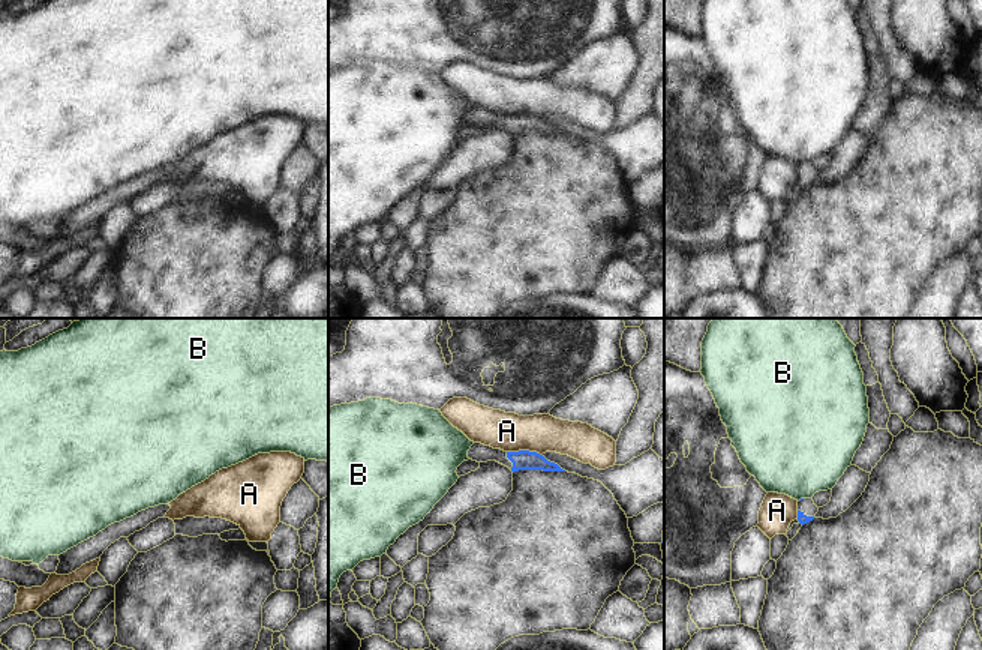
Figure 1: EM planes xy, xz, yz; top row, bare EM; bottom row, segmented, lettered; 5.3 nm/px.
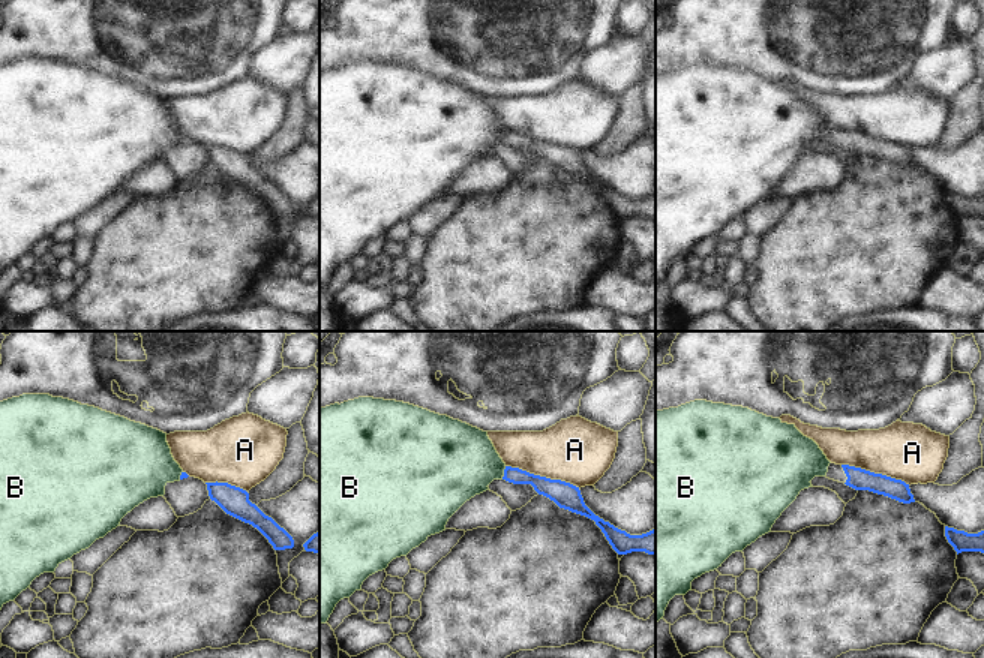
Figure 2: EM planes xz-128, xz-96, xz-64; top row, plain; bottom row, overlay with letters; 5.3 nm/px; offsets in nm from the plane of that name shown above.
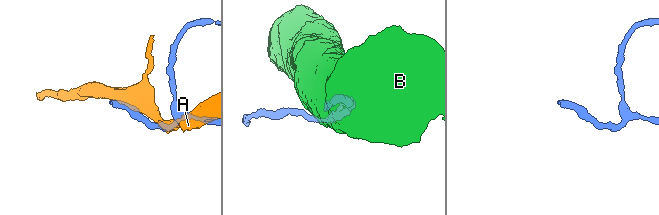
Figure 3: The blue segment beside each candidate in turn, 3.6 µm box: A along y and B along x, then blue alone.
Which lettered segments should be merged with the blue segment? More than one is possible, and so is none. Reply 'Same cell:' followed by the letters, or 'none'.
Same cell: none.

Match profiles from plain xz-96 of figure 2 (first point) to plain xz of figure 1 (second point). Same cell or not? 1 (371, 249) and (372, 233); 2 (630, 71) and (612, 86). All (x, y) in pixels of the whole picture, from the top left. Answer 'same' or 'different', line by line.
1: same
2: same

